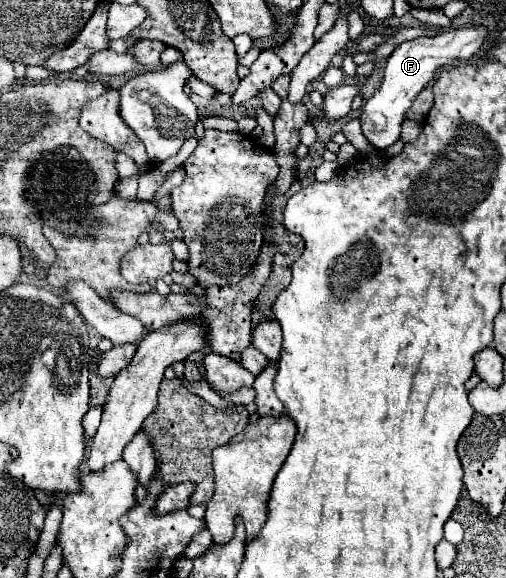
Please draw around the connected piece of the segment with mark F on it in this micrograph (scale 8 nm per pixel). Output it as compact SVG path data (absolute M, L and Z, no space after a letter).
M472 25L472 27L450 29L438 37L418 37L418 39L402 43L390 55L386 63L384 81L380 89L362 107L360 123L362 123L362 133L368 139L368 143L378 151L384 151L392 143L396 143L400 137L400 125L406 119L406 111L410 109L410 103L432 81L436 69L444 65L452 65L452 61L472 59L484 47L486 35L488 31L484 27Z

